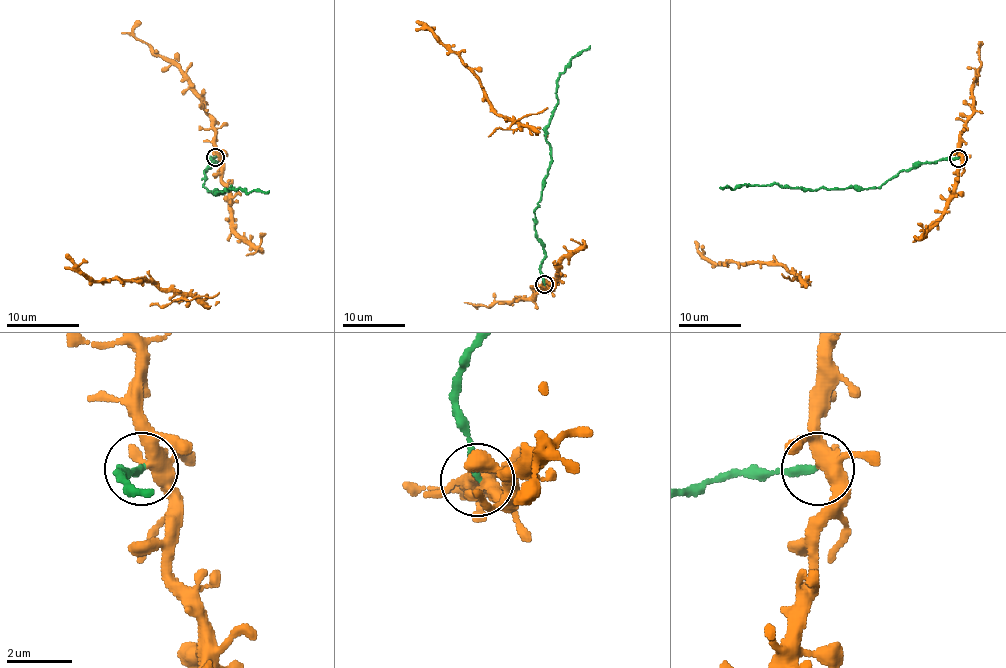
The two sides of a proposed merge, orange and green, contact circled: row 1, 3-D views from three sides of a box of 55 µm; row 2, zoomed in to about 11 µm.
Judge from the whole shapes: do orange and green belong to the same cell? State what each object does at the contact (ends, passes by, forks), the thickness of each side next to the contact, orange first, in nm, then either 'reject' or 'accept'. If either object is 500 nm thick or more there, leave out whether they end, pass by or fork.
orange forks | green ends | 360/240 nm | reject

